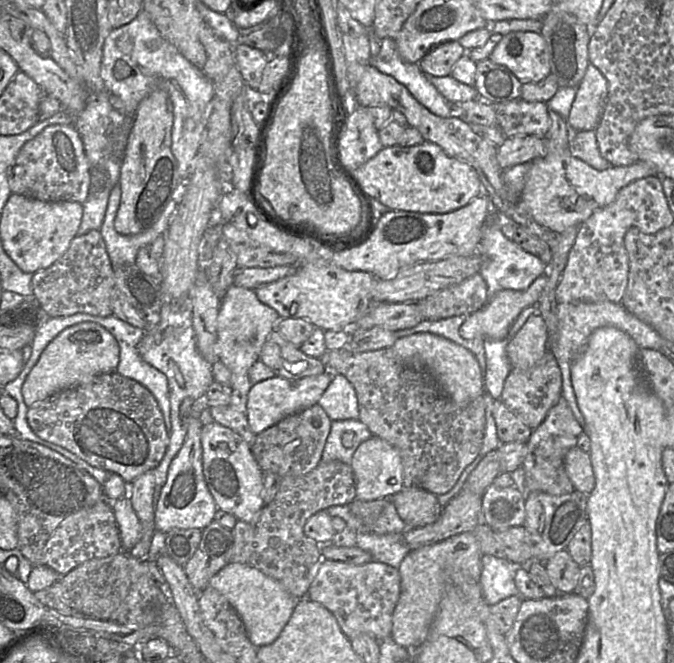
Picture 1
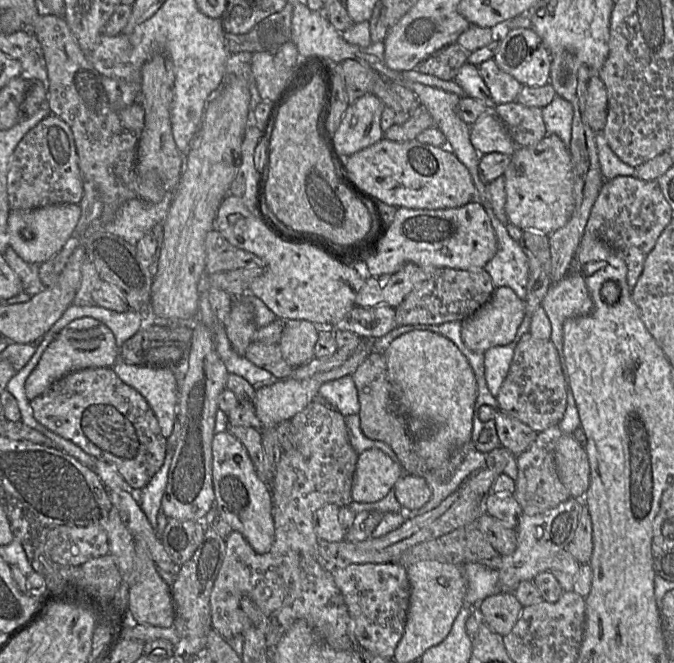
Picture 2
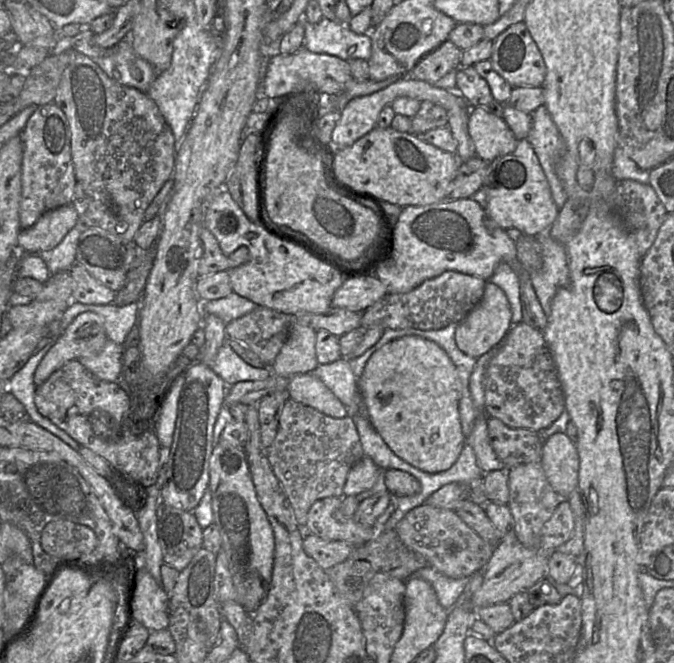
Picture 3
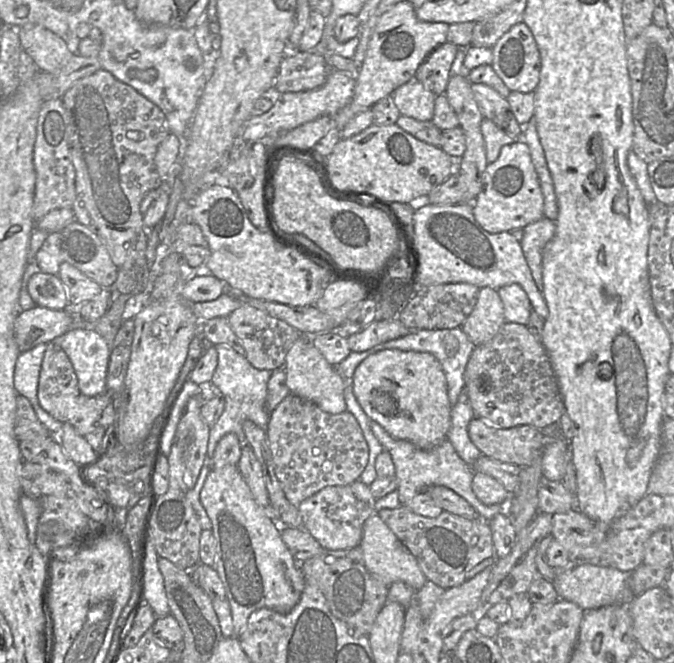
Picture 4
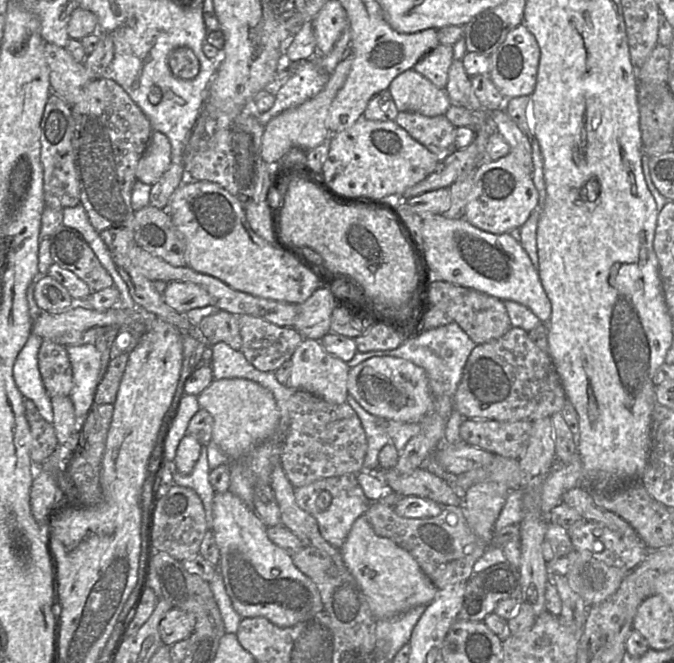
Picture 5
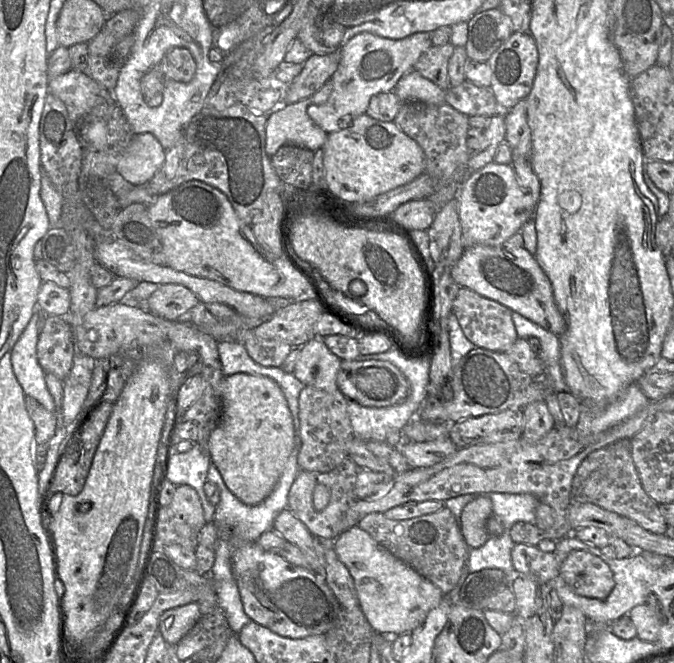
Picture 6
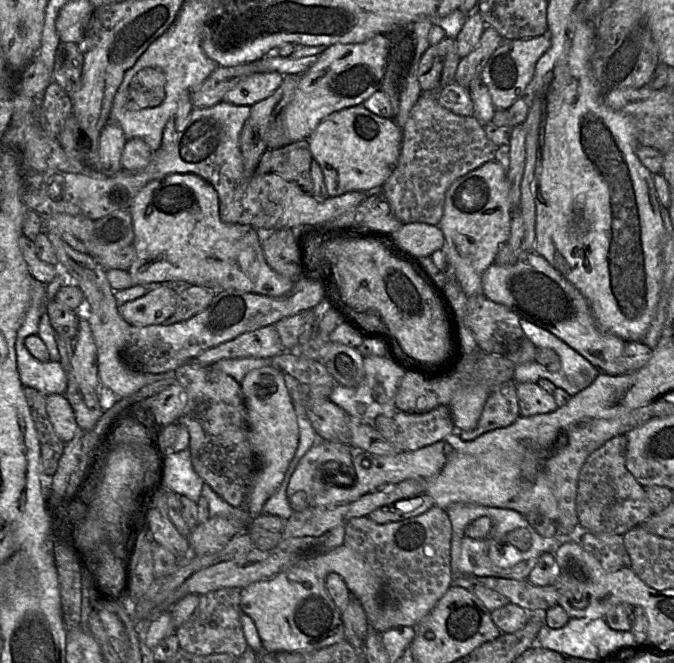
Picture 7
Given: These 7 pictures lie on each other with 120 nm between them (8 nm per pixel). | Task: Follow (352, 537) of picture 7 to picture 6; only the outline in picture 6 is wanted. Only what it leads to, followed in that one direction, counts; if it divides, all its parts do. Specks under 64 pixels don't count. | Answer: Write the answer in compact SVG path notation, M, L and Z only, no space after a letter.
M447 507L407 520L392 520L385 517L384 513L370 513L357 525L382 547L433 583L443 595L457 586L467 563L469 547L462 536L458 520Z

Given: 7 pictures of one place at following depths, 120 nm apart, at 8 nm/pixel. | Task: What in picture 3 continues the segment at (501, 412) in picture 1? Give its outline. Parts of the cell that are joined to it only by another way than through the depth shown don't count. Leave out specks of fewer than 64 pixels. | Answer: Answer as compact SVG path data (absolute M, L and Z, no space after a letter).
M497 418L487 419L491 446L507 469L540 461L544 444L543 433L511 428Z

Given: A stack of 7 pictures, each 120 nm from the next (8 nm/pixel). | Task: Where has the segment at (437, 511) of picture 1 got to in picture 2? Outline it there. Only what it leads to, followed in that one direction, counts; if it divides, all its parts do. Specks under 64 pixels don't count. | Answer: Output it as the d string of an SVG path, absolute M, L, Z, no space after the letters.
M402 474L393 491L401 507L409 511L423 507L432 495L424 478L410 474Z

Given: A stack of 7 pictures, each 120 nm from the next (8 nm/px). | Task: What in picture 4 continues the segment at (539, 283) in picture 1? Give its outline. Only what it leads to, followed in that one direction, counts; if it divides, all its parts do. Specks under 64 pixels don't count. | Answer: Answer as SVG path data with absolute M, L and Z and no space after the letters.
M483 287L479 290L472 313L461 328L475 345L490 341L506 323L503 303L496 289Z

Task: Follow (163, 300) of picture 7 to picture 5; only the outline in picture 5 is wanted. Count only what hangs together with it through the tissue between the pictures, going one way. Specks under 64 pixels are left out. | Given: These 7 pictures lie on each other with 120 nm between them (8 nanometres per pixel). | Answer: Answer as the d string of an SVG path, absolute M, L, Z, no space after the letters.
M174 281L167 283L162 294L167 305L180 313L210 305L210 297L205 289L191 282Z

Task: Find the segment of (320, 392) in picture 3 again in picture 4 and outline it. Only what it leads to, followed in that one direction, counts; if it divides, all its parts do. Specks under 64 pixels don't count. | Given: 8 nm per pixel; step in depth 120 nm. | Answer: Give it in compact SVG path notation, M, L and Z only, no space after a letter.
M303 336L297 339L289 349L284 369L286 383L290 393L315 403L321 410L330 414L340 414L347 411L344 399L345 379L335 366L329 364L312 342L313 336Z

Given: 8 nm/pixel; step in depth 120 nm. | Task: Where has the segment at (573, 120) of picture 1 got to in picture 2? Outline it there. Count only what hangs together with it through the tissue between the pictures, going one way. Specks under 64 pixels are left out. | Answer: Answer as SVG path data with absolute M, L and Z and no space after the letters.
M592 74L587 83L585 116L594 133L600 133L606 124L607 92L604 82L597 74Z

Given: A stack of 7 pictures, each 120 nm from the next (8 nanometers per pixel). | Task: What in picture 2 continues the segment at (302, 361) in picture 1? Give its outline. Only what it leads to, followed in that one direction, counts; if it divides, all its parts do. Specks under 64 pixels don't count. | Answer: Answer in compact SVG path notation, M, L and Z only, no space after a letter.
M253 341L246 349L244 357L270 372L276 379L289 378L294 369L283 359L279 344Z

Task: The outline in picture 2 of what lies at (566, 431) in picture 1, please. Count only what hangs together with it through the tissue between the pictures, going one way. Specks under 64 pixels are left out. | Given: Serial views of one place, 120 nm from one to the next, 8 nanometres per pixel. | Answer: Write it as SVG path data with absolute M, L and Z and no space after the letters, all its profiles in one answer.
M553 425L537 433L532 445L516 457L518 473L513 495L522 509L522 514L543 514L570 498L568 490L559 479L555 464L555 448L562 435L559 426Z

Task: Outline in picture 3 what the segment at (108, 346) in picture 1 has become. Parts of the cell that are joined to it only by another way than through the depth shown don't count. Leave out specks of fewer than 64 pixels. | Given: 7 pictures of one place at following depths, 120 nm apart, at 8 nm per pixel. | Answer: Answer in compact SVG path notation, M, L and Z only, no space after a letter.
M90 311L80 313L39 362L34 373L36 387L68 361L98 355L107 340L101 317Z

